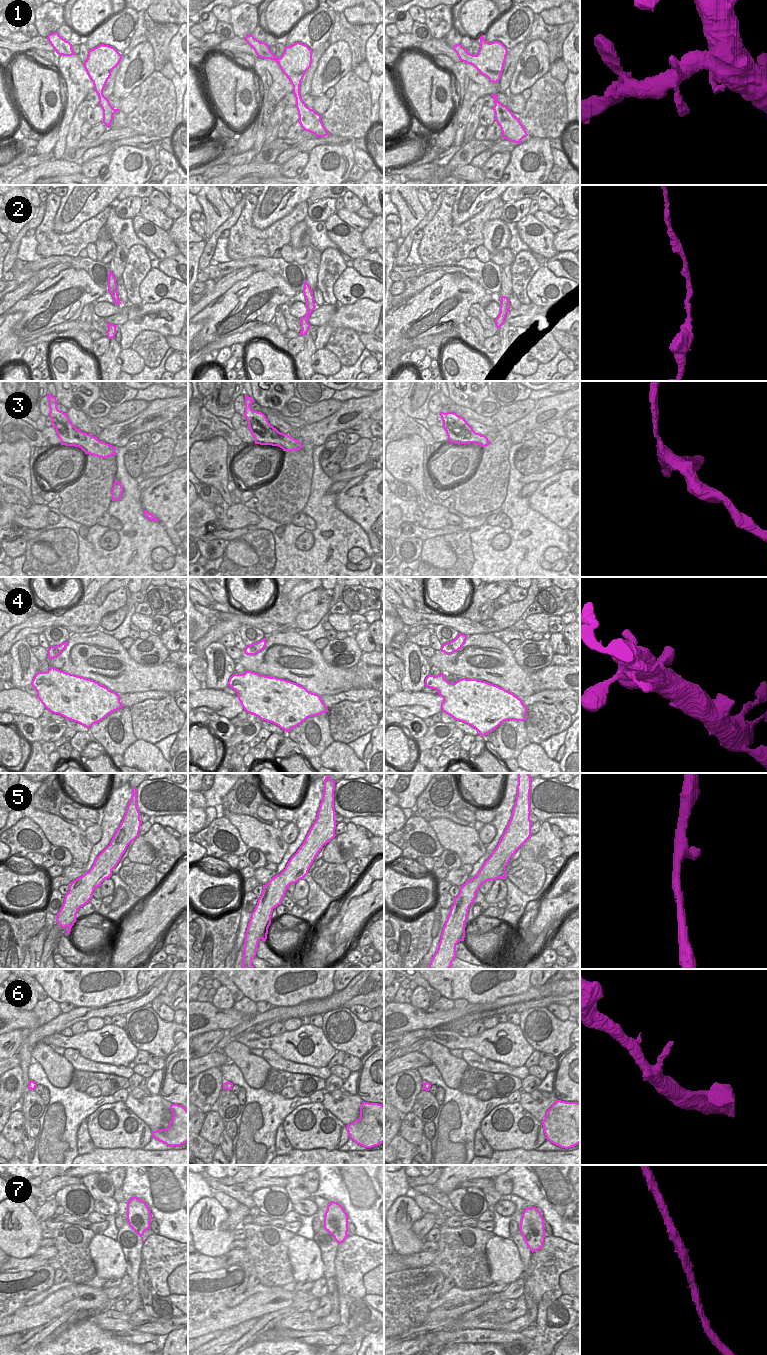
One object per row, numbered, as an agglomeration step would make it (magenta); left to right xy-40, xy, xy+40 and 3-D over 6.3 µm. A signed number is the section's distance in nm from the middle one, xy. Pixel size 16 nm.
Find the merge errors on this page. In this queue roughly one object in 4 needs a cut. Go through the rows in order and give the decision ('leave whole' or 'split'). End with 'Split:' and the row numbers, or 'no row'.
1: leave whole
2: leave whole
3: leave whole
4: leave whole
5: leave whole
6: leave whole
7: leave whole
Split: no row

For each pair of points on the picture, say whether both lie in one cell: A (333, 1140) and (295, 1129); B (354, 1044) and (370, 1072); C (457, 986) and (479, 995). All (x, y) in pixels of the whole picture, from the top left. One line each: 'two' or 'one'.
A: one
B: two
C: one

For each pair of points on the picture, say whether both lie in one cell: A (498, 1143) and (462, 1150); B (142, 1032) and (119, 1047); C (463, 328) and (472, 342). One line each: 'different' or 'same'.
A: different
B: different
C: same

